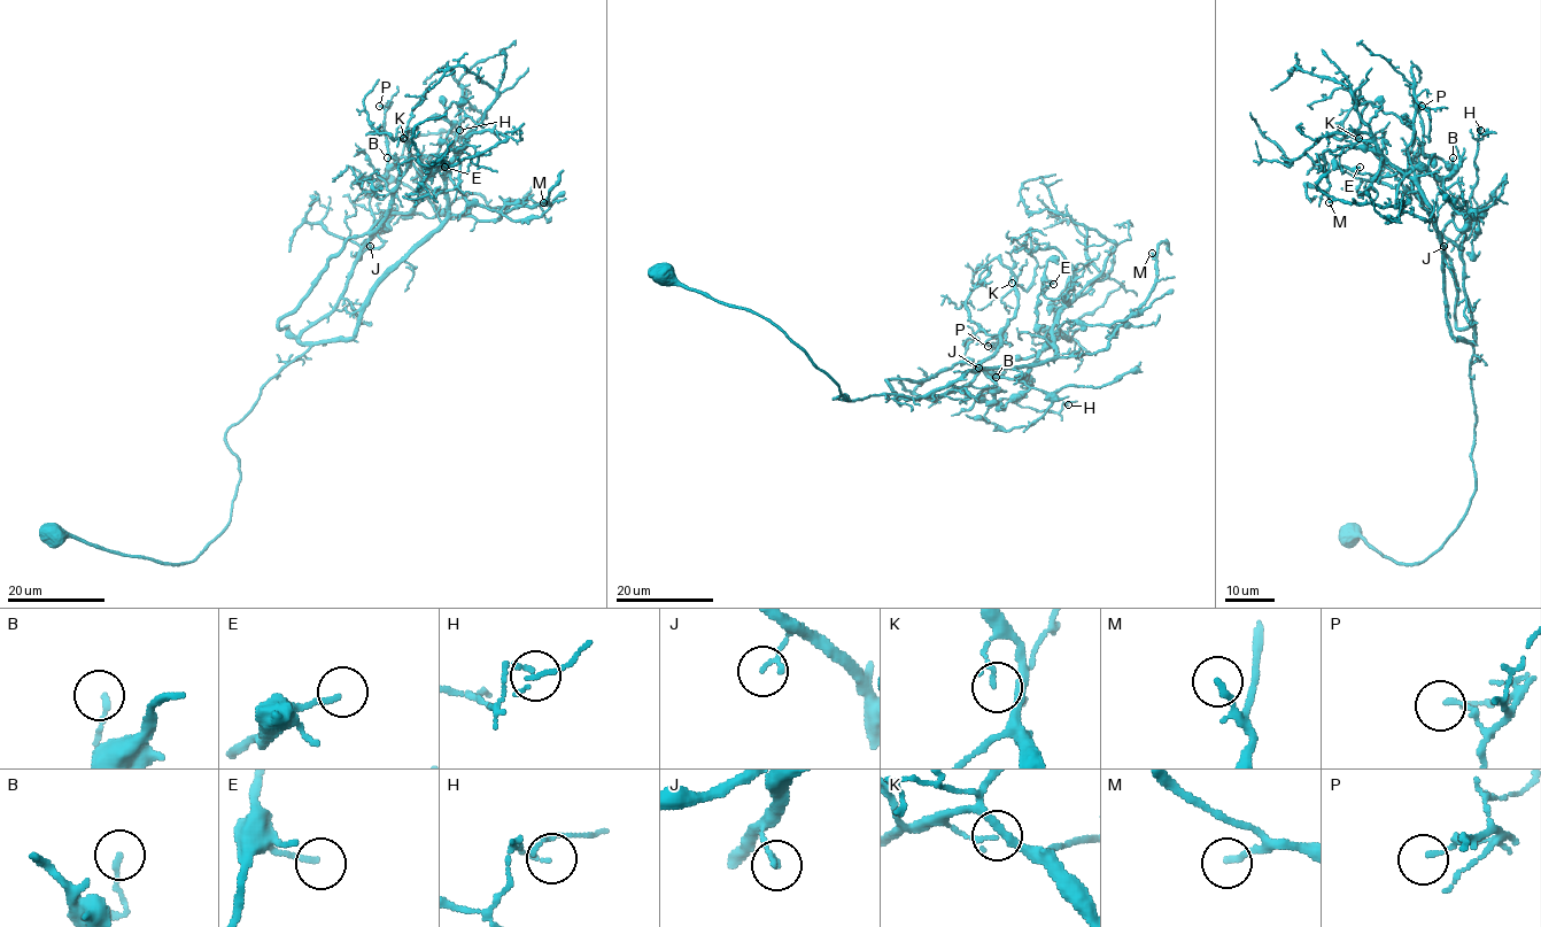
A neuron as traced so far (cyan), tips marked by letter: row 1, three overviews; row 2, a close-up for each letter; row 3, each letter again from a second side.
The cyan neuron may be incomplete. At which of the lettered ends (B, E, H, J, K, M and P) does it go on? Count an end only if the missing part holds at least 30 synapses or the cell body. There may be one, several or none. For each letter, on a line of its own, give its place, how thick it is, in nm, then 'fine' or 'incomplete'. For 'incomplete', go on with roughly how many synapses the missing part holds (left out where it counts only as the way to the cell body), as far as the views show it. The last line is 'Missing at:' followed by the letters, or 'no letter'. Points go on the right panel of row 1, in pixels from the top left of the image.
B: place (1453, 157); calibre 150 nm; fine
E: place (1360, 167); calibre 150 nm; fine
H: place (1480, 130); calibre 100 nm; fine
J: place (1443, 246); calibre 120 nm; fine
K: place (1358, 138); calibre 140 nm; fine
M: place (1329, 202); calibre 190 nm; incomplete; 30 synapses
P: place (1422, 106); calibre 130 nm; fine
Missing at: M

